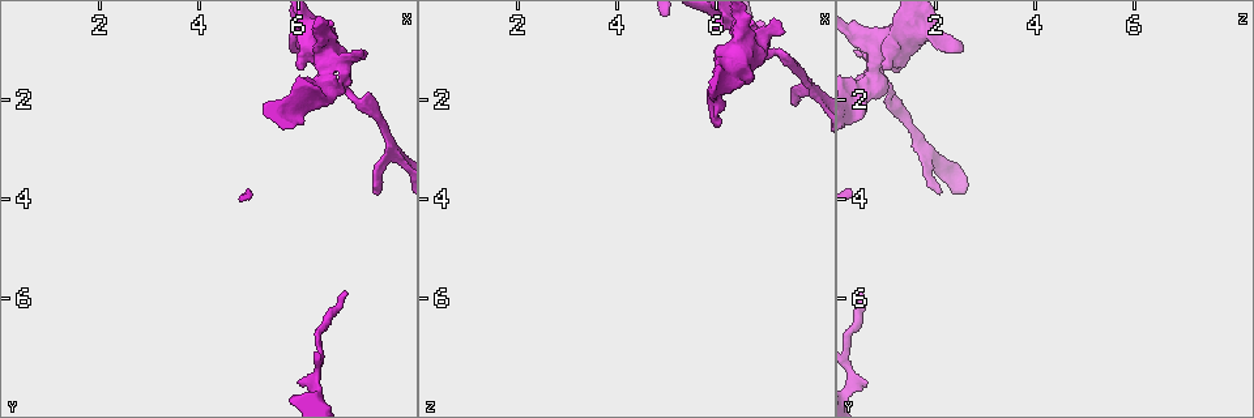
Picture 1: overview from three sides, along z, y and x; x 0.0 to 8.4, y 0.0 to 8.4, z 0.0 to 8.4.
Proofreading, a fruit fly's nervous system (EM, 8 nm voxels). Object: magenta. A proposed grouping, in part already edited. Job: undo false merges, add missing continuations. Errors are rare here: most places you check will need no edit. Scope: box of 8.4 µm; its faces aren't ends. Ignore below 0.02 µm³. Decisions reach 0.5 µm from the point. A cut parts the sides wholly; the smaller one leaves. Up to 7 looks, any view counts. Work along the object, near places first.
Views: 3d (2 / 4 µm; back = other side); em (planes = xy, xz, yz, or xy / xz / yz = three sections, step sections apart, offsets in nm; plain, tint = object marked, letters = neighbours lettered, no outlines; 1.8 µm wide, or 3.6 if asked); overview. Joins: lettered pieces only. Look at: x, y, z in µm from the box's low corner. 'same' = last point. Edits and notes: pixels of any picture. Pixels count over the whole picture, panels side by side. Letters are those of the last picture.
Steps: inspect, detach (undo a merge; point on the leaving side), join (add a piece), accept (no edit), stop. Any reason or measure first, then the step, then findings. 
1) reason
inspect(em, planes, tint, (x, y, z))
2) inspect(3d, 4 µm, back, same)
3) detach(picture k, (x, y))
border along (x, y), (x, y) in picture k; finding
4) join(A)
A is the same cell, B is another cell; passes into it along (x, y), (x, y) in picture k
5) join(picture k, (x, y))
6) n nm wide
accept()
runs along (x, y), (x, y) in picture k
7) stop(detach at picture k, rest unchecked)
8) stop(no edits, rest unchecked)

inspect(em, planes, letters, (6.00, 1.00, 2.45))

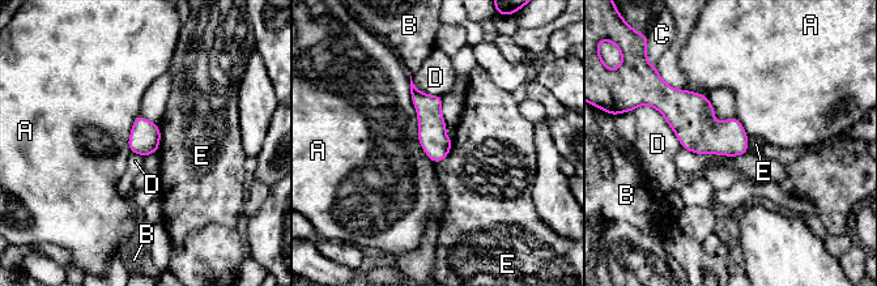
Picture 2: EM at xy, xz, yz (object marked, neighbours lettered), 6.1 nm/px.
accept()
A, B, C, D and E are other cells; none of them fits

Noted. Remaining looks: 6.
four arms meet
inspect(3d, 2 µm, (6.60, 1.10, 0.80))

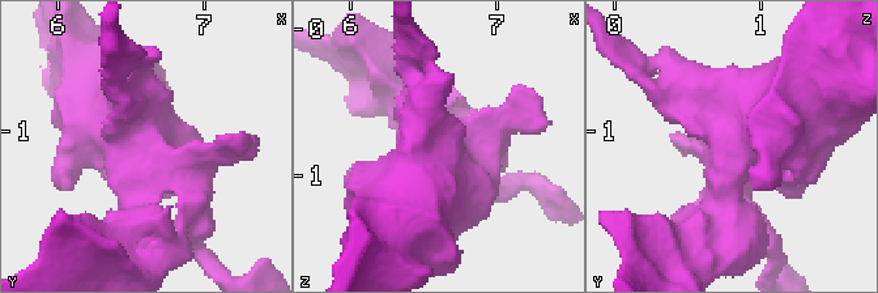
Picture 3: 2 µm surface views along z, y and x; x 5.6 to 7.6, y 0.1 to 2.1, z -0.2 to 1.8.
inspect(em, xz, step 4, tint, (6.60, 1.12, 0.78))

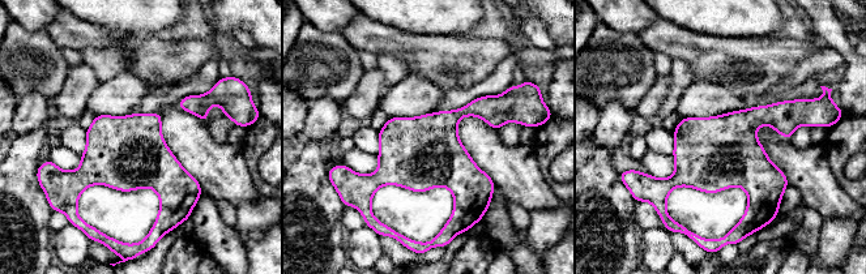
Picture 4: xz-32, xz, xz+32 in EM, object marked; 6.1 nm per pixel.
inspect(em, xz, step 4, letters, same)

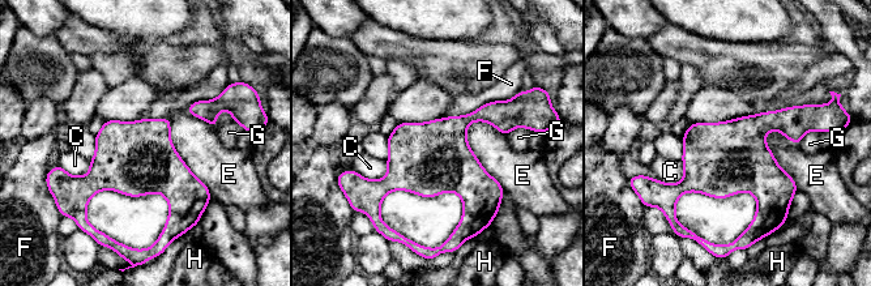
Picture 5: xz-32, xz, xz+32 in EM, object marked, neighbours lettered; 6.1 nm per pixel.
accept()
C, E, F, G and H are other cells; border along (504, 99), (445, 118) in picture 5; all the same neuron

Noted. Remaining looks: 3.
tapers out
inspect(em, yz, step 8, letters, (6.00, 7.75, 0.65))

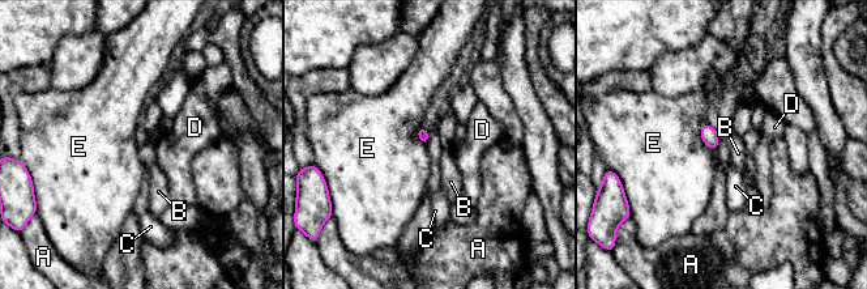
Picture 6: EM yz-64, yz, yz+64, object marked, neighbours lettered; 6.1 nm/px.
E touches over 200 nm
accept()
A, B, C, D and E are other cells; border along (704, 120), (700, 139), (716, 151) in picture 6; none of them fits

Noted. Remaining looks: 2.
stop(no edits, rest unchecked)

